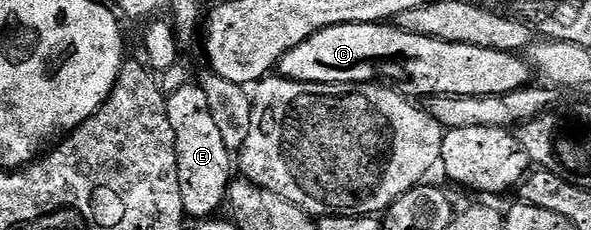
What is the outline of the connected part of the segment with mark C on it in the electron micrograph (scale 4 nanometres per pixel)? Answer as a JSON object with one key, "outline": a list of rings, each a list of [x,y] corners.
{"outline":[[[349,23],[348,25],[325,27],[323,31],[321,31],[320,33],[316,33],[312,37],[308,37],[308,41],[304,41],[300,45],[296,45],[296,49],[292,49],[290,52],[288,52],[288,54],[278,62],[276,71],[277,74],[283,79],[295,79],[296,81],[300,81],[301,83],[372,83],[375,81],[385,81],[390,85],[398,85],[394,83],[410,83],[411,89],[414,90],[416,94],[426,95],[425,97],[433,97],[436,95],[503,95],[504,93],[508,93],[509,91],[515,91],[516,89],[527,86],[527,84],[531,82],[530,73],[532,75],[531,64],[527,62],[527,60],[523,58],[521,54],[512,51],[497,51],[496,49],[490,49],[488,47],[477,47],[476,45],[470,45],[468,43],[445,43],[443,39],[433,39],[432,37],[428,37],[427,35],[417,35],[412,31],[403,31],[402,28],[397,25],[387,25],[386,23]]]}

